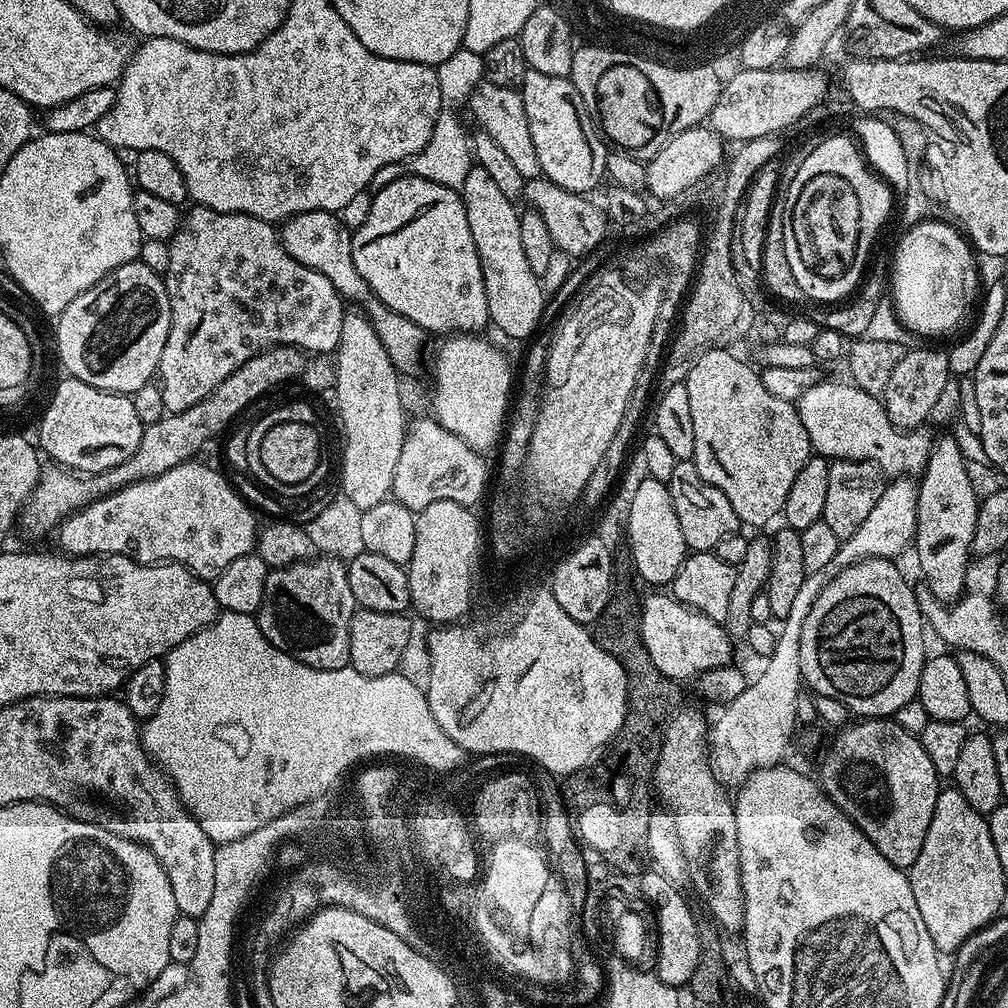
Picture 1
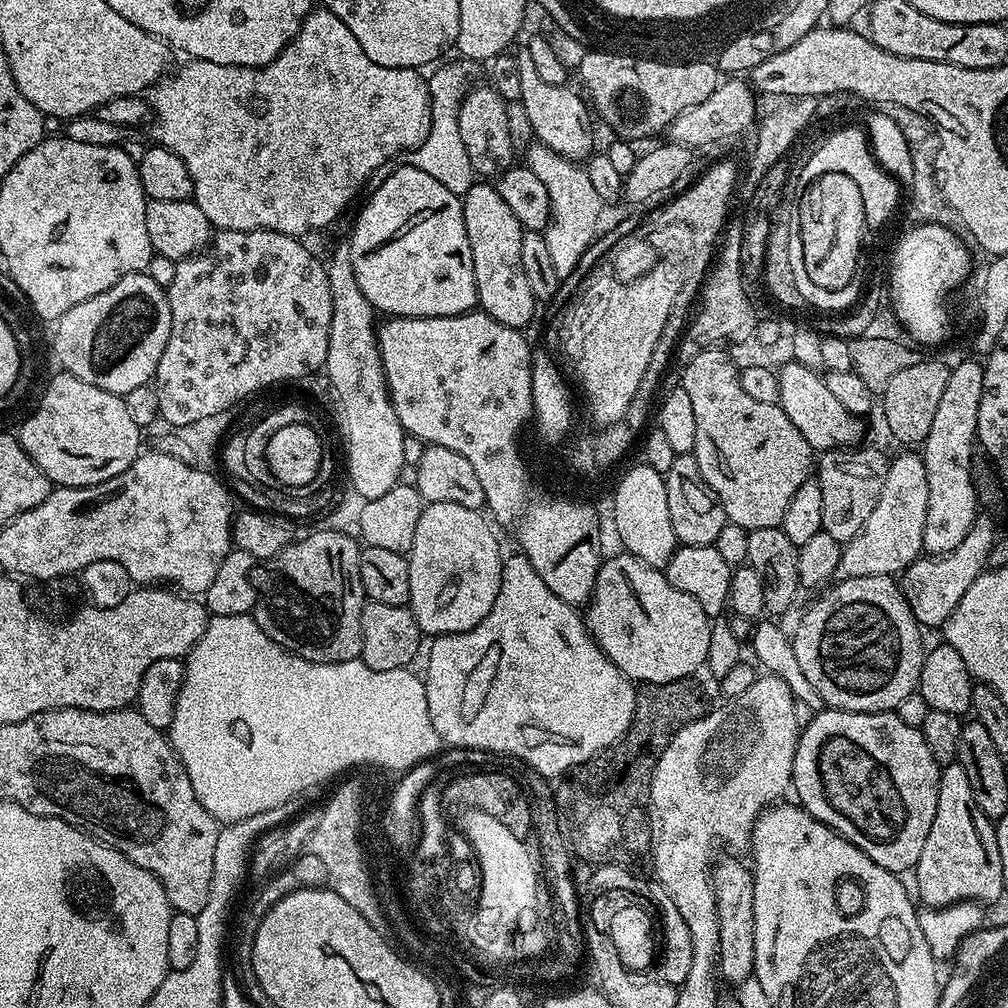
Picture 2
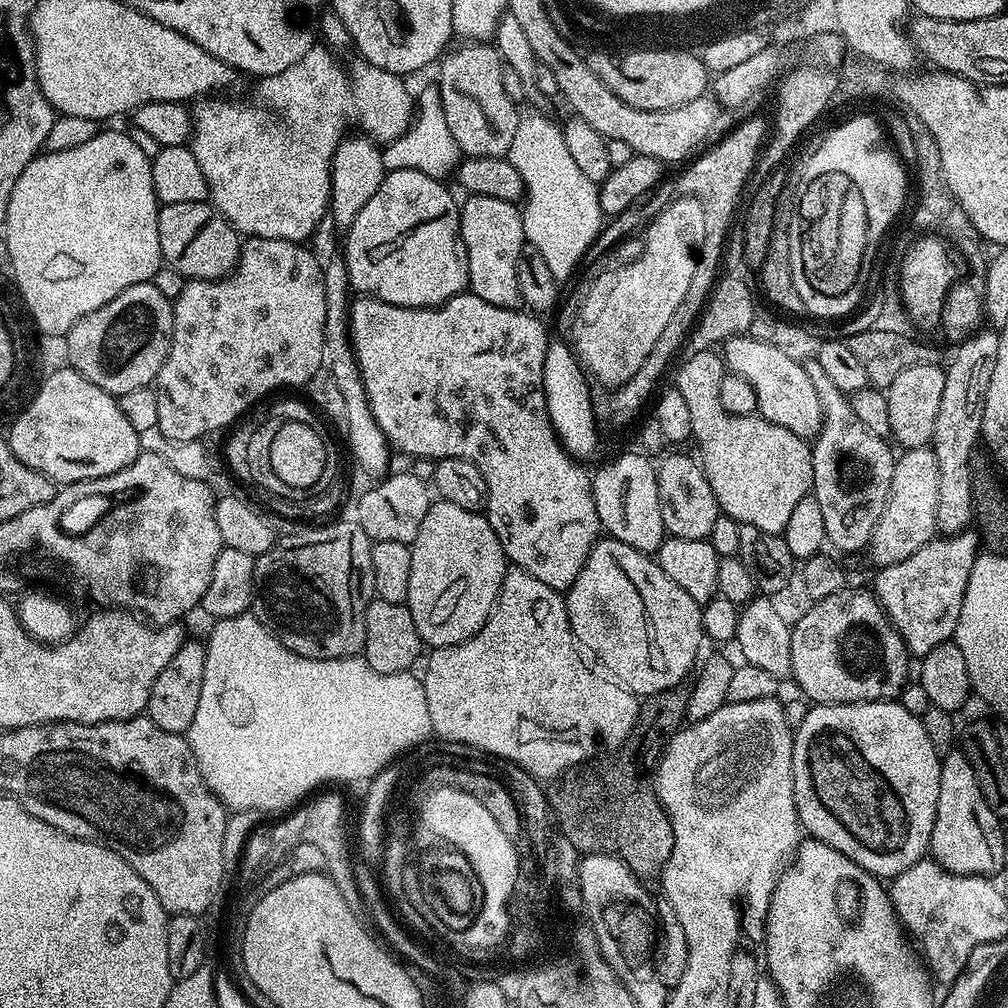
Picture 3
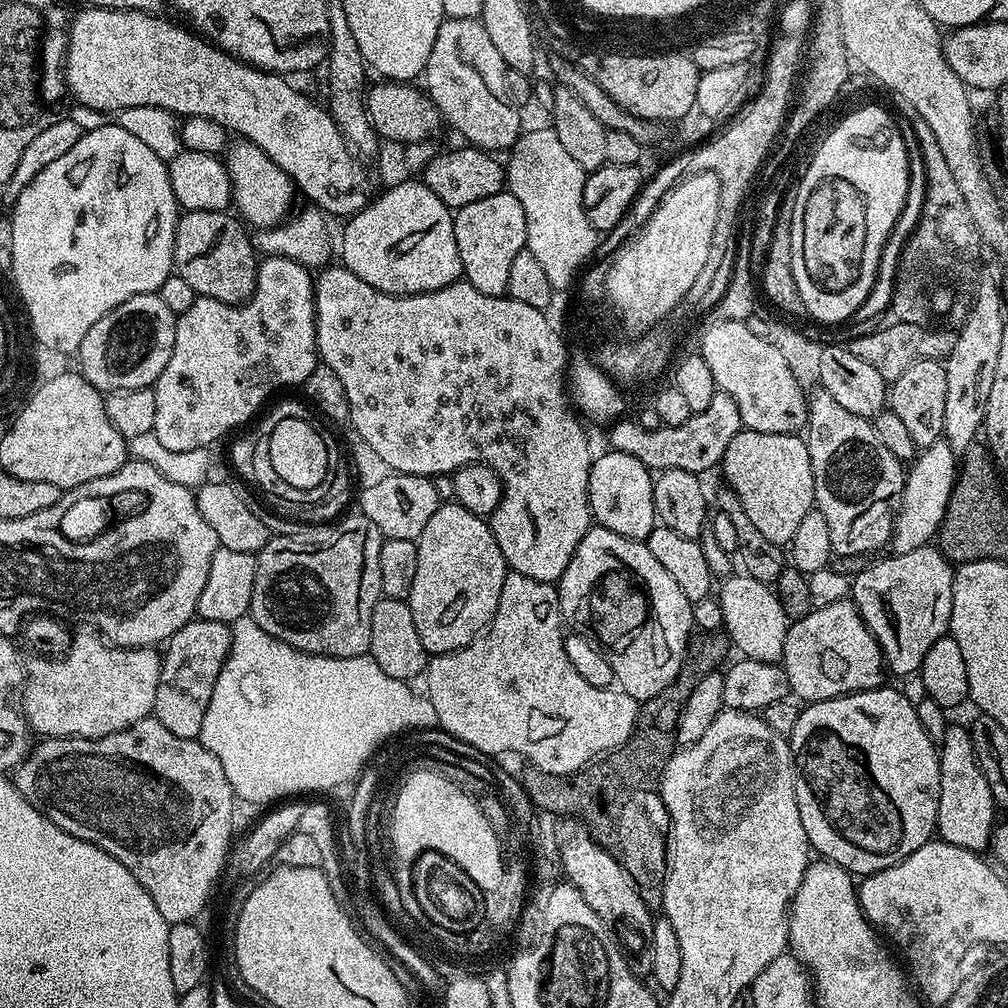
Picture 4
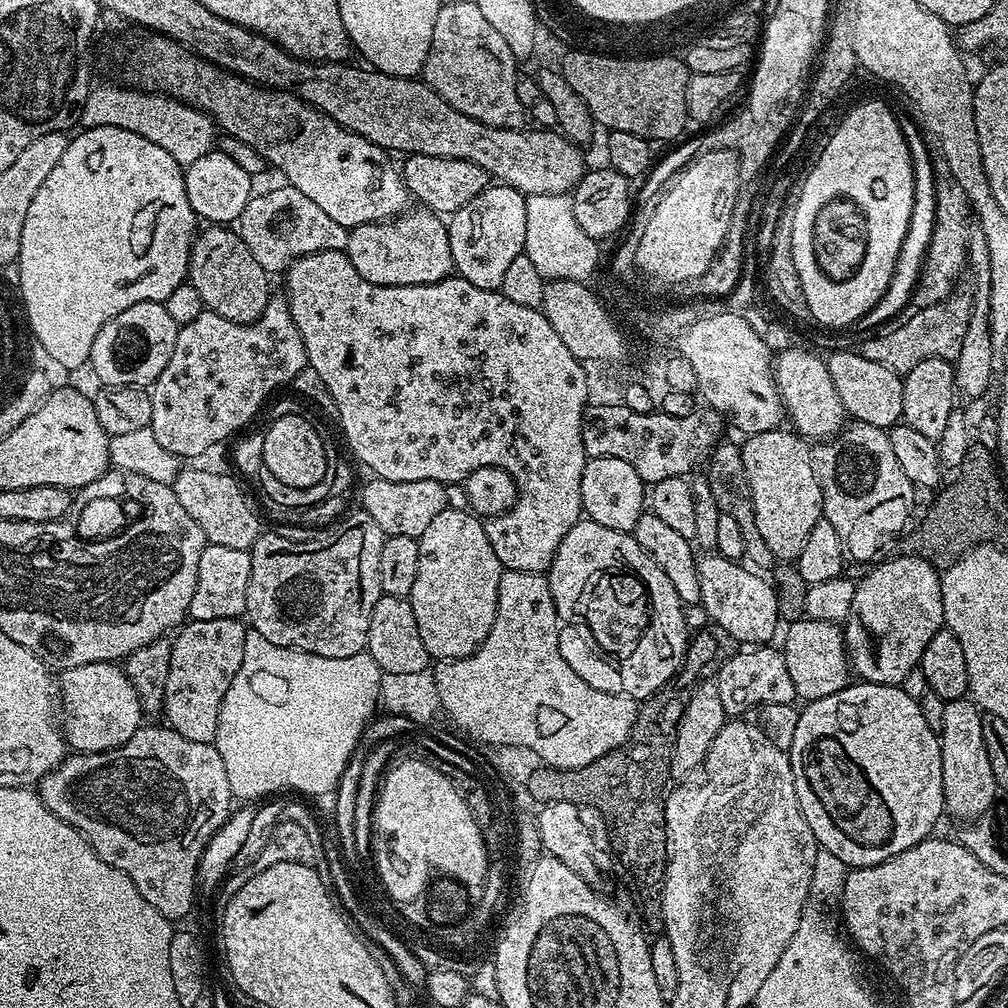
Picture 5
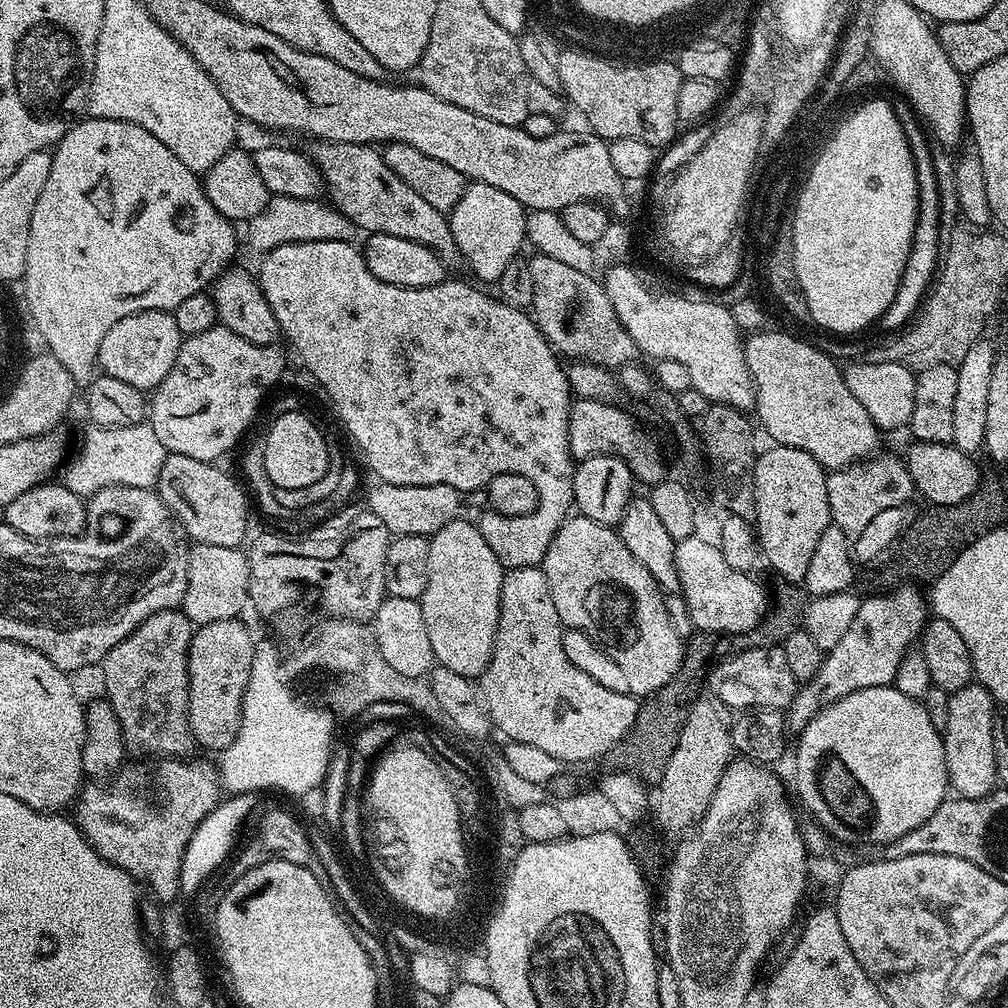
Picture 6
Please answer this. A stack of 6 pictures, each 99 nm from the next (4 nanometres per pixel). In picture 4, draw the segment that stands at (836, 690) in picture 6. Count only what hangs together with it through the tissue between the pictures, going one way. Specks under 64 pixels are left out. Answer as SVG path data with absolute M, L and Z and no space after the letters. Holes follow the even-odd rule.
M925 546L922 548L919 548L918 550L910 550L910 554L887 554L888 556L881 555L879 558L881 560L876 560L873 562L872 565L869 566L869 568L864 568L861 570L860 573L857 574L856 580L855 576L854 579L851 581L850 584L850 599L853 604L856 605L856 609L860 611L860 617L863 618L863 620L866 622L866 626L872 633L874 634L874 638L878 642L878 646L882 650L882 654L884 655L884 662L887 668L887 671L889 673L892 672L896 676L900 676L899 678L907 678L913 674L919 673L920 667L922 666L922 658L926 658L926 650L930 650L930 646L934 646L934 642L938 642L938 638L942 638L947 632L948 632L948 623L950 622L950 610L954 606L954 578L956 577L956 573L954 571L954 564L953 561L947 560L946 557L944 556L944 553L940 551L939 547L936 546Z

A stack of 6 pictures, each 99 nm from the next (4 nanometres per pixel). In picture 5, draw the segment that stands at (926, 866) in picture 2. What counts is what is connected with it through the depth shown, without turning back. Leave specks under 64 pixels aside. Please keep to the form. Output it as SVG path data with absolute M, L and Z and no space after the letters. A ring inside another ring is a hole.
M949 700L942 710L942 730L938 733L942 750L942 790L944 811L959 822L971 822L991 811L998 800L994 770L990 770L990 754L986 754L986 738L982 738L982 712L975 700Z

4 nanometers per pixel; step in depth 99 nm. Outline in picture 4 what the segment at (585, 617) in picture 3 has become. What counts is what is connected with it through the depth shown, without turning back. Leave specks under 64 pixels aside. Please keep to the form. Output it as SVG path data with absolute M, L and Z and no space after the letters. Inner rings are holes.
M593 526L588 529L582 542L578 542L578 546L570 558L570 566L566 566L566 570L560 575L558 591L560 593L561 617L565 614L572 614L572 610L574 610L572 604L576 604L576 600L580 598L582 590L588 586L588 580L592 576L600 574L602 570L608 570L610 566L612 568L616 566L616 560L612 560L612 558L620 558L628 566L636 568L638 574L650 584L656 604L662 606L660 610L668 612L666 616L672 616L672 620L668 620L668 636L662 636L662 638L630 636L630 634L634 634L634 630L628 630L622 636L618 636L616 638L618 640L616 654L622 654L622 656L616 660L615 665L614 662L606 662L611 675L616 676L617 682L615 681L615 683L622 691L628 696L633 696L638 702L643 702L654 698L662 690L666 690L666 686L672 684L680 672L680 667L684 664L686 659L684 651L688 648L688 635L694 632L693 601L688 600L686 594L682 594L678 582L674 582L674 578L670 578L670 573L655 560L654 554L650 554L645 541L622 538L622 534L614 534L614 530Z

